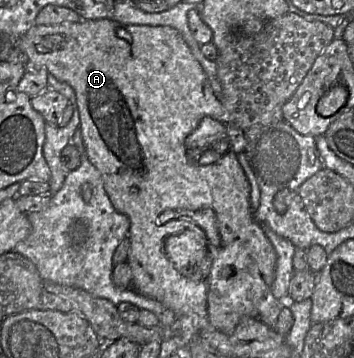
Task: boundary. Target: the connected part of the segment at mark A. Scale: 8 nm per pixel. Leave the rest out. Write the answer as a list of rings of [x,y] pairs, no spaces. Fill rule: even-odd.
[[[82,19],[74,23],[63,22],[53,25],[34,25],[17,40],[16,46],[25,52],[31,68],[45,68],[57,80],[69,84],[76,93],[77,107],[80,114],[80,129],[88,158],[100,172],[104,188],[113,207],[117,212],[126,215],[130,221],[130,247],[127,262],[132,271],[132,287],[137,292],[159,301],[178,316],[190,316],[199,331],[218,330],[230,335],[243,318],[258,318],[258,304],[270,293],[270,287],[275,279],[276,251],[262,229],[261,224],[253,218],[250,205],[250,184],[238,162],[237,154],[230,151],[230,144],[227,138],[228,125],[225,123],[225,108],[215,96],[207,75],[182,35],[170,26],[123,25],[111,19]],[[210,144],[212,144],[210,150],[212,152],[205,150],[201,153],[195,153],[191,151],[192,149],[207,147]],[[205,209],[211,209],[215,212],[221,243],[219,246],[213,246],[210,243],[205,244],[206,254],[204,258],[198,261],[195,266],[188,267],[187,274],[183,274],[174,267],[167,257],[164,247],[165,240],[170,235],[178,235],[185,230],[196,231],[201,235],[202,239],[205,233],[193,223],[186,221],[186,219],[169,220],[160,225],[158,225],[157,219],[166,210],[198,211]]]

